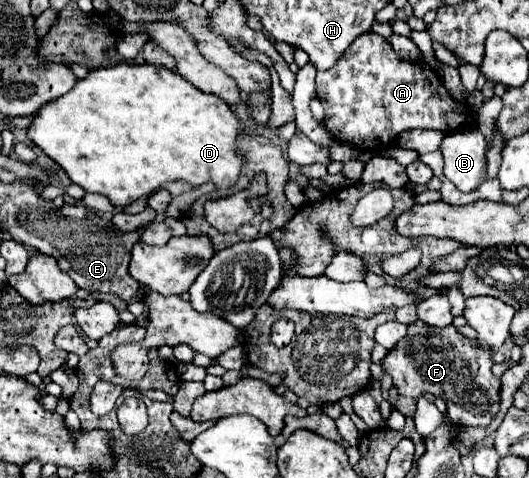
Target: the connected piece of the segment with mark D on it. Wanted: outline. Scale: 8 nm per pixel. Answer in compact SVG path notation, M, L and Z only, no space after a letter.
M128 63L92 69L72 91L40 107L28 129L30 141L52 157L70 175L72 183L90 193L106 195L114 207L130 205L170 181L186 181L192 187L214 183L218 189L236 185L246 163L246 155L244 161L238 155L240 135L242 121L220 97L198 91L174 71Z

